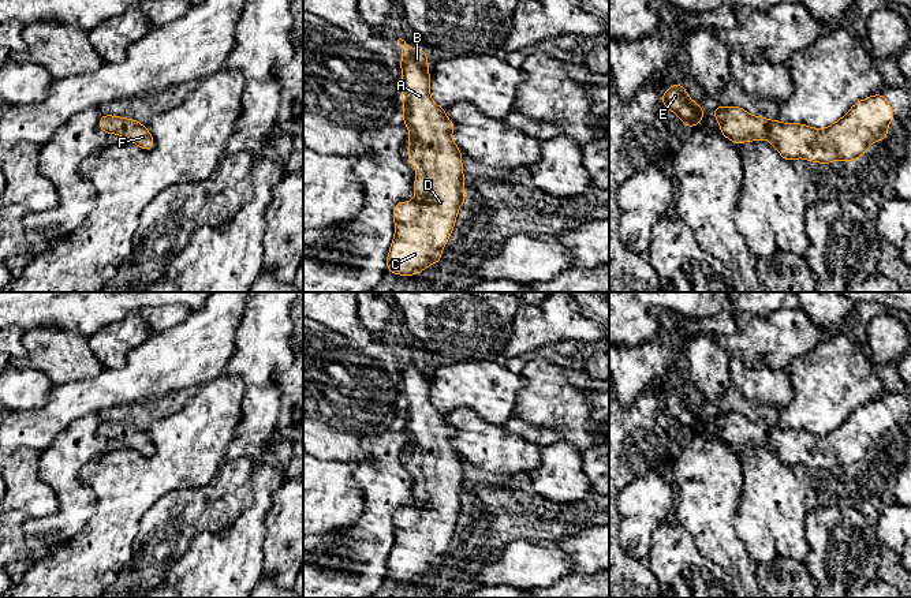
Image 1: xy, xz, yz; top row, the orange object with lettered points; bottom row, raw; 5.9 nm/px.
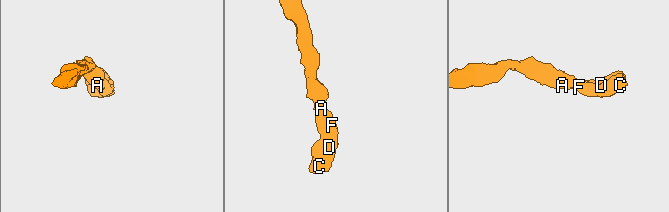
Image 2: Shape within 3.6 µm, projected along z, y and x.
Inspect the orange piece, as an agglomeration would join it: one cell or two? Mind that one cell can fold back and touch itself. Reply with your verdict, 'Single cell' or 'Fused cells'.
Single cell

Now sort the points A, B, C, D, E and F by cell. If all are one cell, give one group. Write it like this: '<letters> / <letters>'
A B C D E F

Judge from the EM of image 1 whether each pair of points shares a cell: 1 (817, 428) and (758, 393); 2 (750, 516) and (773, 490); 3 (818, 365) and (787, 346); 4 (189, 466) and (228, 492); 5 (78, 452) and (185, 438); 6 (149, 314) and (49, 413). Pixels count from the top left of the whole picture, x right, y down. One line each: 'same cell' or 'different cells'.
1: different cells
2: same cell
3: different cells
4: different cells
5: different cells
6: different cells

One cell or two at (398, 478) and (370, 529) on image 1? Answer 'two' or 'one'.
one

